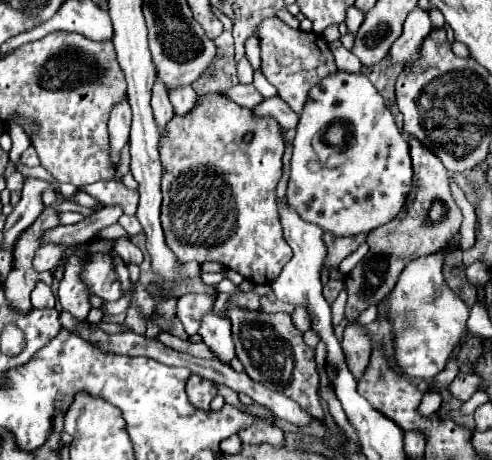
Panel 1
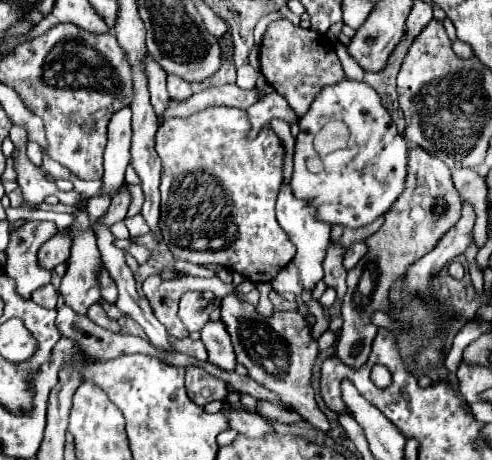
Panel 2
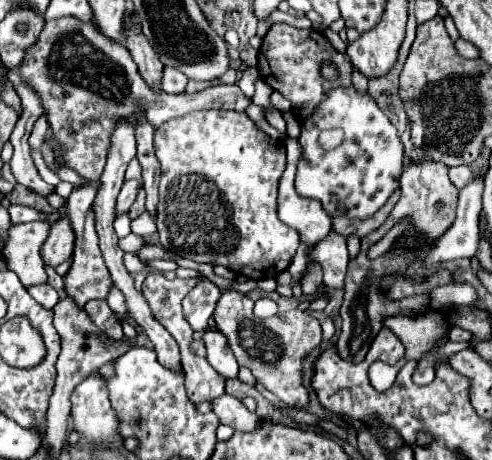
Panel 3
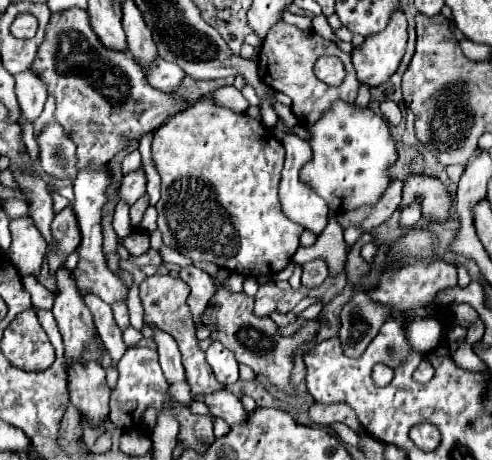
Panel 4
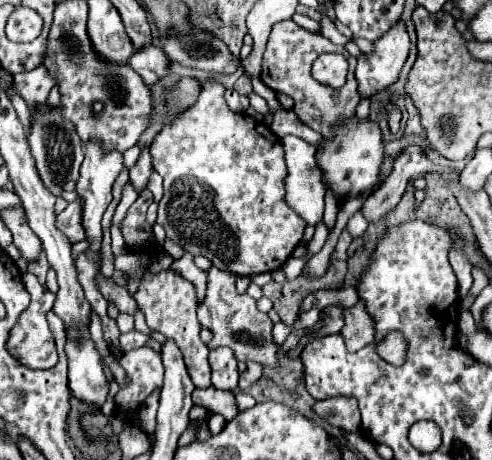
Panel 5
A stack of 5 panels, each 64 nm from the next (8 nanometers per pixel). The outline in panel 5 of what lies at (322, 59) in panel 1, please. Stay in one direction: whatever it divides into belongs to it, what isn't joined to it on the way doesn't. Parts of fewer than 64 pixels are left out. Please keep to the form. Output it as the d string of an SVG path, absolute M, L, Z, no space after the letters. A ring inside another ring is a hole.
M284 20L284 22L278 22L272 26L272 32L270 32L270 38L266 44L266 52L262 58L262 82L268 88L272 88L274 92L282 92L282 94L292 96L294 98L292 110L298 114L298 118L306 126L310 126L312 130L330 138L332 136L330 126L342 118L352 118L354 108L360 100L358 82L354 78L354 66L356 66L356 58L350 56L344 50L344 46L332 44L322 34L308 32L308 30L300 28L298 24L294 24L292 20ZM324 52L338 52L338 54L346 56L350 68L348 68L348 82L342 88L328 88L312 78L312 74L310 74L312 62Z

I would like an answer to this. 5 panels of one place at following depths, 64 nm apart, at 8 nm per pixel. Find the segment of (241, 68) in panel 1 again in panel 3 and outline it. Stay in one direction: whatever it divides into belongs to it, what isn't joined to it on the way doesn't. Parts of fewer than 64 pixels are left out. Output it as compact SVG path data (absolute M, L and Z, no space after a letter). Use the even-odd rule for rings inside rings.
M250 66L248 70L242 70L240 74L240 80L238 80L238 86L240 90L250 98L254 94L254 82L260 78L260 72L256 66Z

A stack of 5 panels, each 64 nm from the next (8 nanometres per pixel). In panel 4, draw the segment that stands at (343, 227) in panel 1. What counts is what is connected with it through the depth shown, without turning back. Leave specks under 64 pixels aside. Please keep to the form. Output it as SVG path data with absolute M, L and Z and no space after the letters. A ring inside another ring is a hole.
M336 100L336 104L332 104L332 108L328 108L328 112L324 112L324 116L320 116L320 120L308 128L308 132L312 160L300 170L300 182L308 184L312 192L324 198L332 212L376 204L392 182L390 170L398 160L398 148L388 122L370 106L360 108L356 104Z

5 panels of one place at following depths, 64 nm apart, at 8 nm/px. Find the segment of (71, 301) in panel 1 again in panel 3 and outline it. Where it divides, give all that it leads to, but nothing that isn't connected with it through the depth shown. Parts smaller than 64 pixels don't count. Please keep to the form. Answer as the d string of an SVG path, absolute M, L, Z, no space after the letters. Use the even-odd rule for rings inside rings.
M90 182L84 184L80 188L74 188L74 192L70 194L68 202L66 202L66 214L70 218L72 230L74 230L74 254L72 254L72 266L68 270L68 274L64 276L64 290L68 296L72 296L72 300L76 300L76 304L80 304L80 308L86 306L86 302L96 300L96 298L106 298L112 280L110 274L106 270L106 264L102 260L102 252L98 248L98 236L96 236L96 228L94 228L94 212L92 212L92 200L96 196L98 190L98 182Z

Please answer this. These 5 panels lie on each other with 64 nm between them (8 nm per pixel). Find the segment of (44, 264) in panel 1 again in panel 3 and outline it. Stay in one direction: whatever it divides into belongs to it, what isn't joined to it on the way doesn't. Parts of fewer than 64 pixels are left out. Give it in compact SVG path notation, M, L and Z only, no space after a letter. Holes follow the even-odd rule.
M68 216L60 218L56 224L50 228L50 236L42 246L42 260L46 266L58 266L66 260L70 260L74 248L74 232L70 228Z

